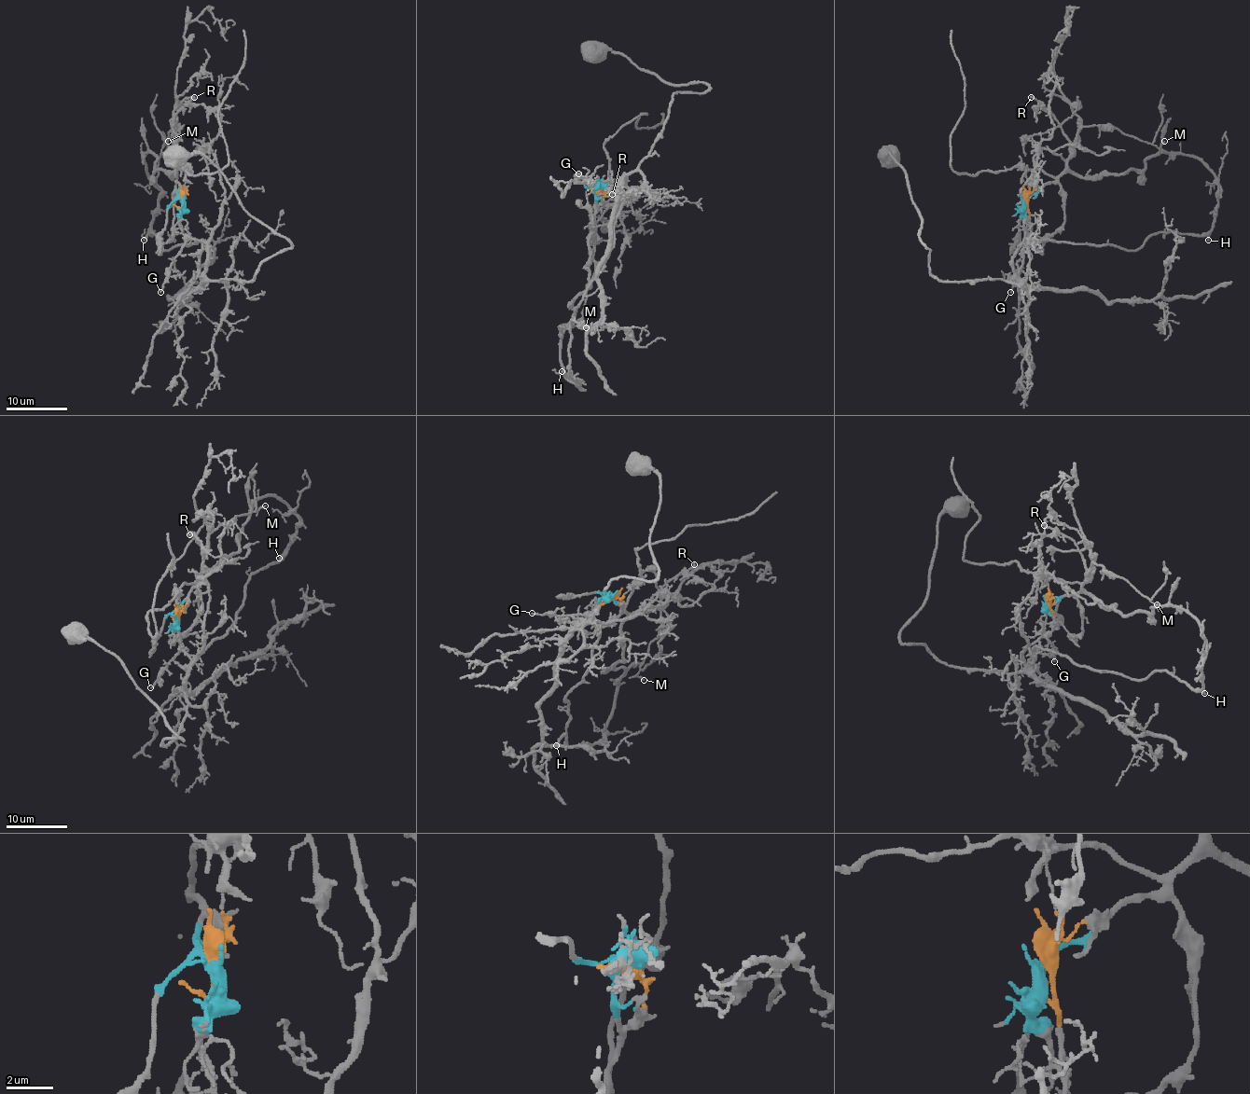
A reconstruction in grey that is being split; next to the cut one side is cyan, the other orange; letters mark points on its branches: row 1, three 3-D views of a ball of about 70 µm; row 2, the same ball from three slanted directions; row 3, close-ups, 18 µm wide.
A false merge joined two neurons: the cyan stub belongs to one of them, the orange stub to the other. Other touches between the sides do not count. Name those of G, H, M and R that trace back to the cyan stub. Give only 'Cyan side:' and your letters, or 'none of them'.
Cyan side: H, M, R

